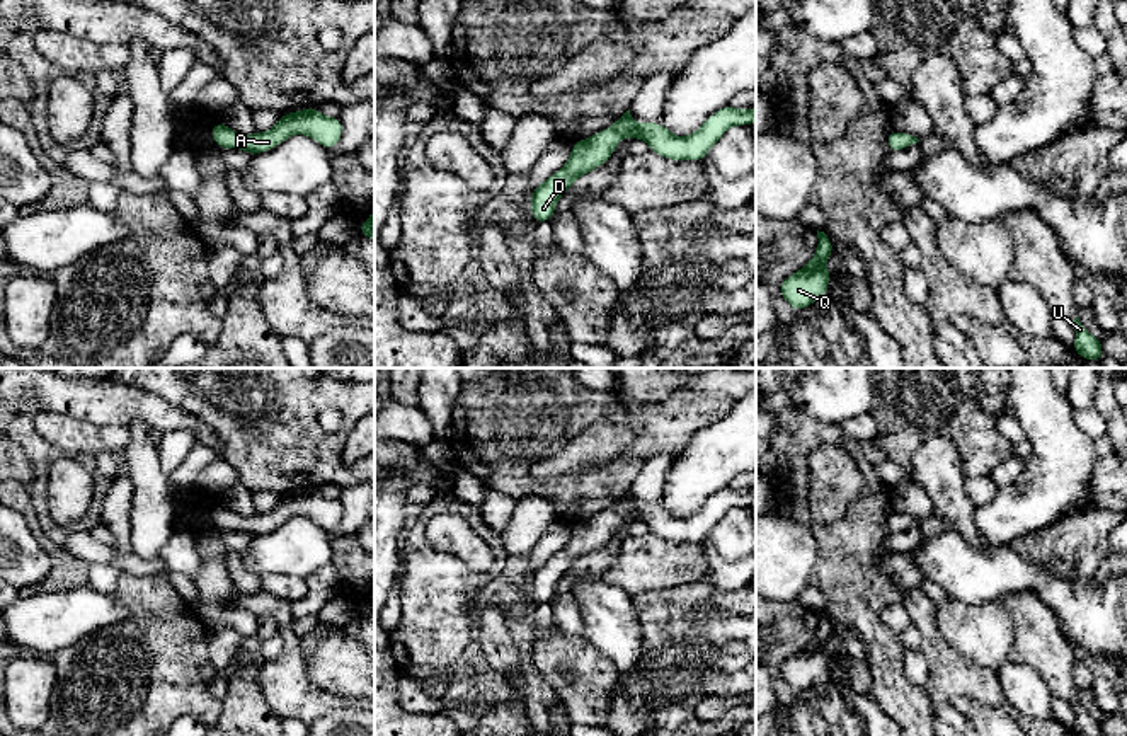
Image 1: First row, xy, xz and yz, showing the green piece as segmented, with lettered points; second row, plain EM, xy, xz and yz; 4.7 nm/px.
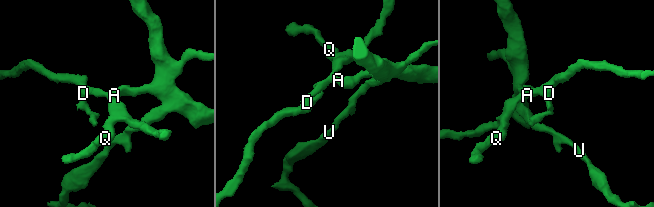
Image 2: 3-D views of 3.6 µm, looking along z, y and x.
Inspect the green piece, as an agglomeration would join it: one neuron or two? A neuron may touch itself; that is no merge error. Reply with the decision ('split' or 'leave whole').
leave whole

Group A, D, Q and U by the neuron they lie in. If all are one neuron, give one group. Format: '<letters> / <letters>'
A D Q U

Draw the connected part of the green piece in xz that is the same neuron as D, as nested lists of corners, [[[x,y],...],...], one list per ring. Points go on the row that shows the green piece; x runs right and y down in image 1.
[[[730,104],[712,114],[695,133],[674,136],[661,123],[635,123],[630,109],[604,131],[572,143],[567,164],[535,187],[529,206],[536,223],[550,221],[560,196],[584,174],[604,165],[618,143],[630,136],[645,140],[649,148],[669,160],[703,160],[707,152],[730,126],[756,123],[756,109],[735,109]]]

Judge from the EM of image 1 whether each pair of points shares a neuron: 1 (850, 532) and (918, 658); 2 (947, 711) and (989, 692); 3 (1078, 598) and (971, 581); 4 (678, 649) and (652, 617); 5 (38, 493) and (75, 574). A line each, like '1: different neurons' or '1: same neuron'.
1: different neurons
2: same neuron
3: same neuron
4: same neuron
5: different neurons

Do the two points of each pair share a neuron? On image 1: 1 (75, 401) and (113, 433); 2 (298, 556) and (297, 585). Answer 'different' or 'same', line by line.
1: different
2: different

